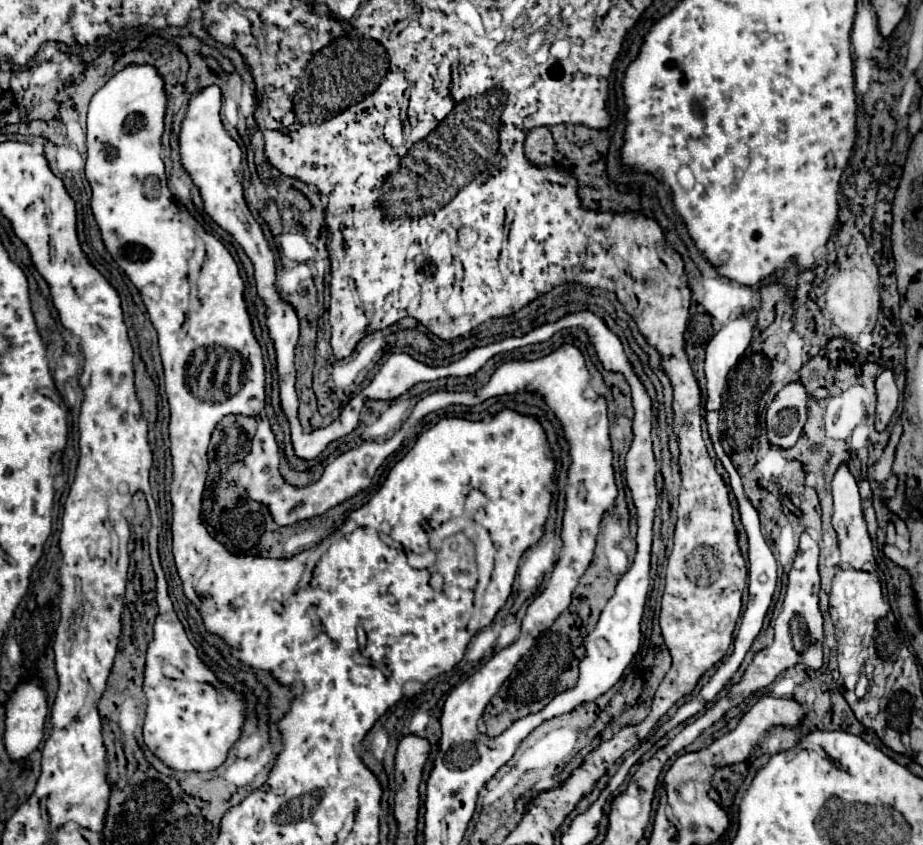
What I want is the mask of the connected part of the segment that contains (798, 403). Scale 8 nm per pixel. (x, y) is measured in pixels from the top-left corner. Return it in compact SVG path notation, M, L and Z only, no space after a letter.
M800 381L784 385L766 411L768 439L784 449L792 447L806 423L808 393Z

